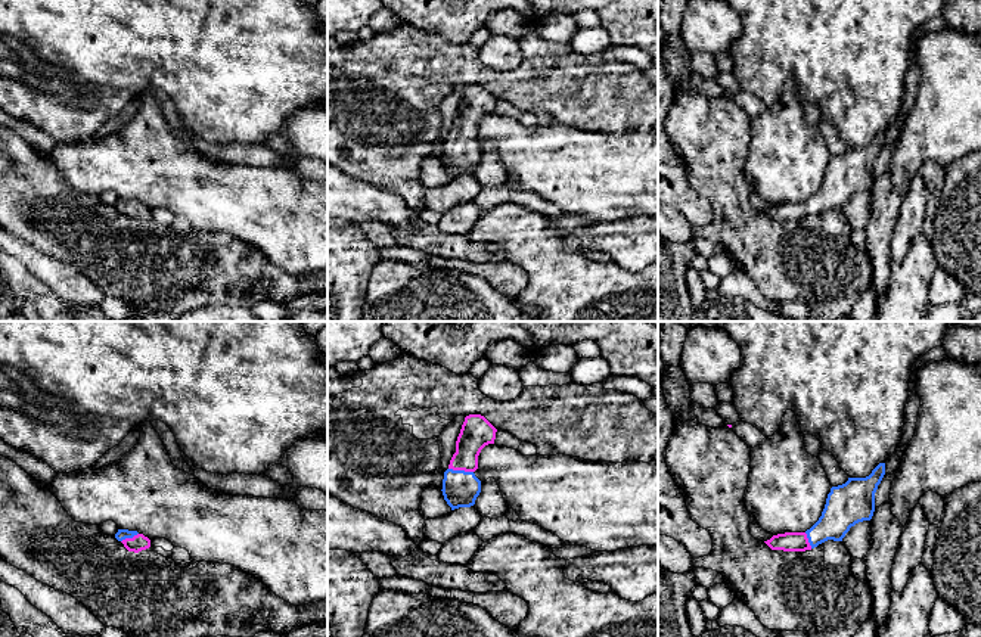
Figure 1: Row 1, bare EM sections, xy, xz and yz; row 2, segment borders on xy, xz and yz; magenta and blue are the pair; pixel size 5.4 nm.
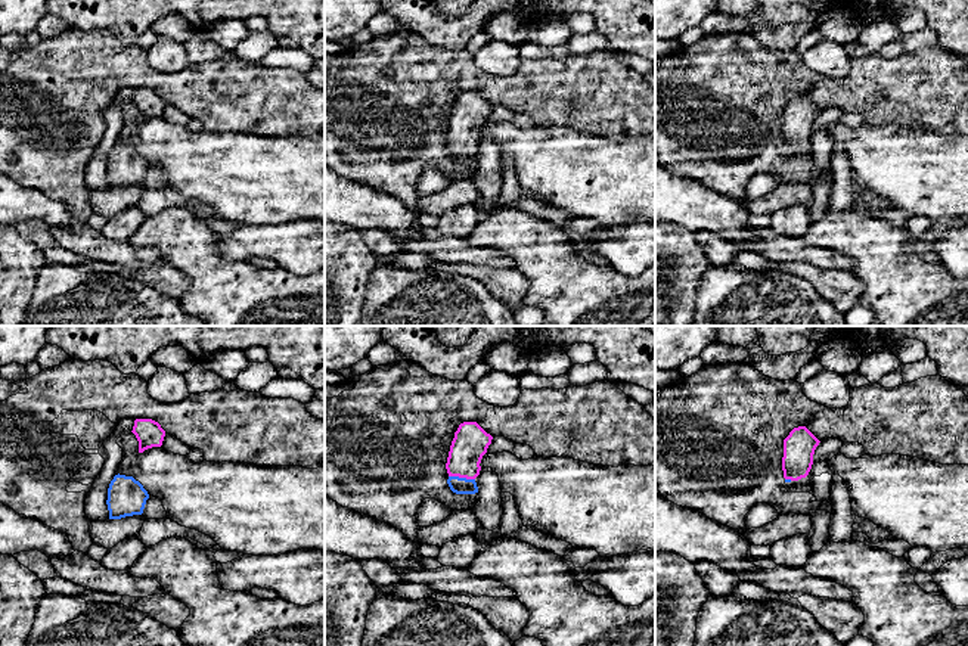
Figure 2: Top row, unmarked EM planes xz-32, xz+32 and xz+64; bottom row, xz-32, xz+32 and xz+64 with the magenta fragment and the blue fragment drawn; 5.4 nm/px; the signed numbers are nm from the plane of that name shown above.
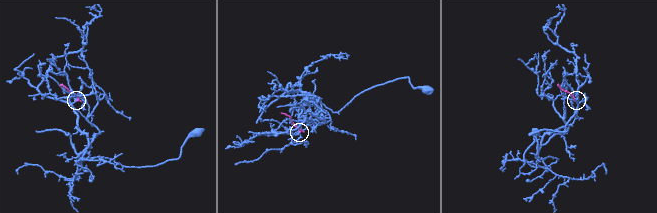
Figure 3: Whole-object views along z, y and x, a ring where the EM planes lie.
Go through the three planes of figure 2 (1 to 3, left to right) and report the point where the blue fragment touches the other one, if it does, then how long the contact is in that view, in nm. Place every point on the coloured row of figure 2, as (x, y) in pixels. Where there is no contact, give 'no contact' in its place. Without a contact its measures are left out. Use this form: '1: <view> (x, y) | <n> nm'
1: no contact
2: xz+32 (462, 477) | 150 nm
3: xz+64 (788, 478) | 40 nm

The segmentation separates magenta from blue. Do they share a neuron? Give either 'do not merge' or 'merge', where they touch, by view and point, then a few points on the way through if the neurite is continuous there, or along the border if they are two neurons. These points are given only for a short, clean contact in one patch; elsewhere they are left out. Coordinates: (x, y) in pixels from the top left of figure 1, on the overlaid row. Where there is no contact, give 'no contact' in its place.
merge; contact xz (460, 469); way xz (477, 432), (468, 446), (460, 469), (460, 488)

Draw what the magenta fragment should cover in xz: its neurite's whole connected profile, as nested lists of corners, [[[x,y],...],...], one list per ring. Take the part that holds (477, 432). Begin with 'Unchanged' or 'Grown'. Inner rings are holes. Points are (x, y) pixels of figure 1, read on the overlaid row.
Grown. [[[481,414],[465,417],[448,469],[444,472],[443,495],[451,510],[471,507],[481,492],[475,476],[481,450],[494,444],[497,429]]]

